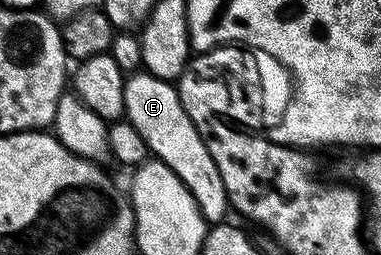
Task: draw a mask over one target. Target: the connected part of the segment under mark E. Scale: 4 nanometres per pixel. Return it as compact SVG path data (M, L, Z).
M146 69L140 70L140 75L128 74L125 79L125 119L144 139L148 152L178 175L194 197L203 219L211 225L220 224L226 220L225 213L229 211L227 190L213 161L212 148L196 129L179 92L174 82L159 79Z

